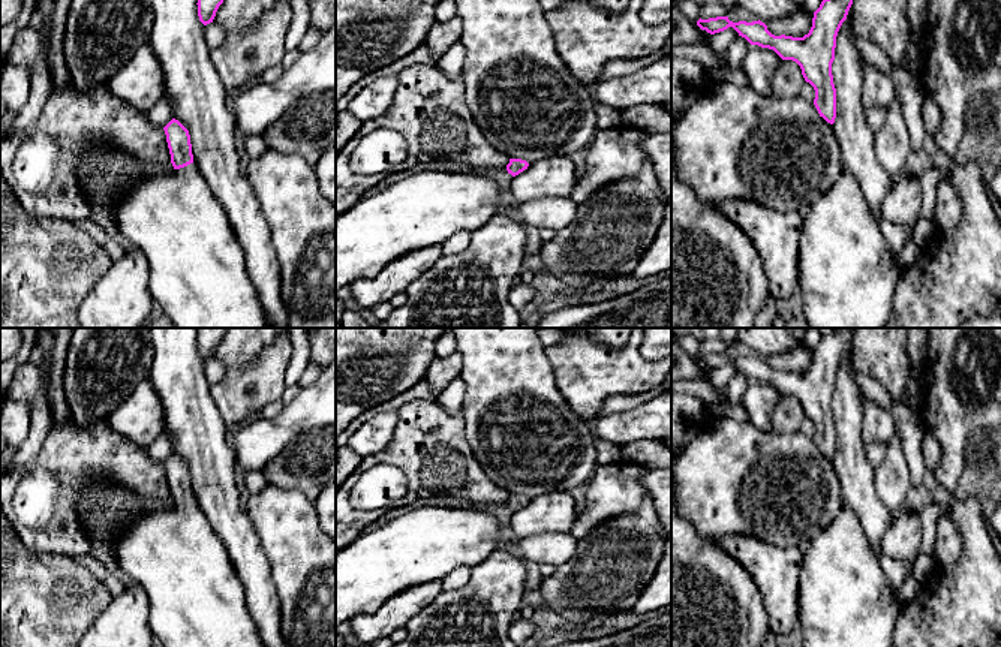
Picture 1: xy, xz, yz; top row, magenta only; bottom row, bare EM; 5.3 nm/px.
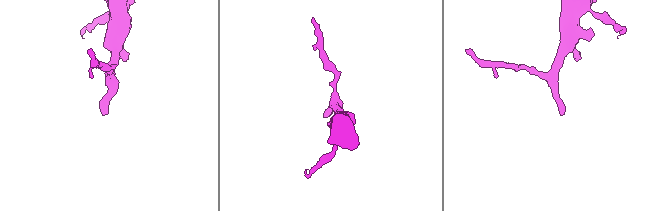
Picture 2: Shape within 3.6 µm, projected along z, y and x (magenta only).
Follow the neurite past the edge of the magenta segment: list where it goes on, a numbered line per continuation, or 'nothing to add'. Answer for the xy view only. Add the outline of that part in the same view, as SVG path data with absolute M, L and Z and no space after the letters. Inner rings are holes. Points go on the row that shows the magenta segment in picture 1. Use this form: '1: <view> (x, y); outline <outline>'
1: xy (198, 276); outline M195 163L145 174L120 195L114 219L132 247L145 255L151 298L175 328L276 328L247 274L226 211Z

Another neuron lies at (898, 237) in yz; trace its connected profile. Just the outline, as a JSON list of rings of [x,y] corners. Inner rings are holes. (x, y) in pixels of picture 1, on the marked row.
[[[880,220],[880,229],[898,261],[901,250],[910,243],[911,232],[907,226],[895,225],[889,220]]]

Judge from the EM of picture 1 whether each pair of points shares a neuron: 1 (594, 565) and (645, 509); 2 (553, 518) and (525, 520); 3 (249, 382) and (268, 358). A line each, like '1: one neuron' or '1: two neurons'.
1: one neuron
2: one neuron
3: one neuron

